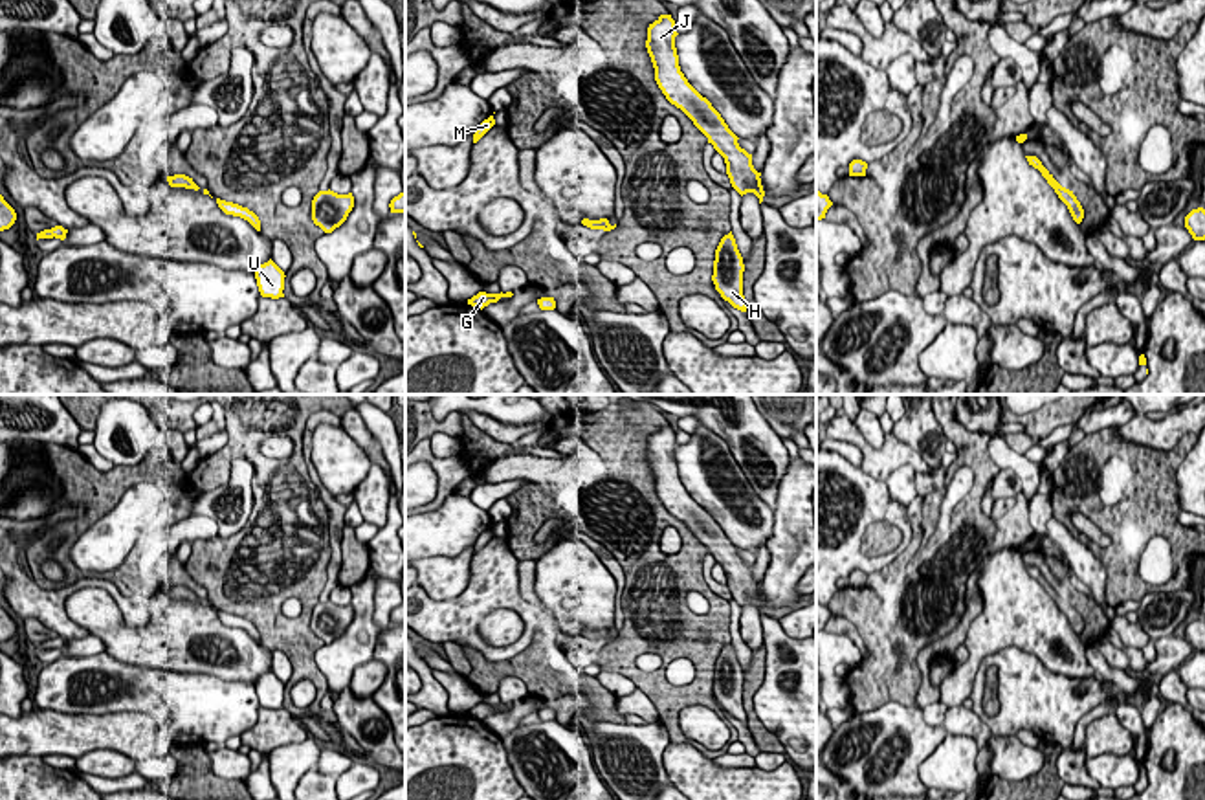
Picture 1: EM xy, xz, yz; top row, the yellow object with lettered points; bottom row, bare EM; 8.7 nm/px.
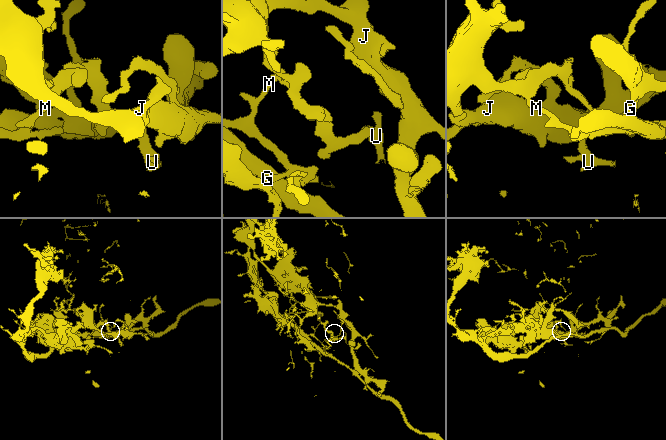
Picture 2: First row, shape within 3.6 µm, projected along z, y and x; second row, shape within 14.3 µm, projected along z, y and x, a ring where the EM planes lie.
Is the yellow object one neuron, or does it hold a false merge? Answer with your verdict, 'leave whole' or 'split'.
split

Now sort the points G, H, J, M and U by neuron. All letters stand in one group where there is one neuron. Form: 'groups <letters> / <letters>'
groups G H J M / U

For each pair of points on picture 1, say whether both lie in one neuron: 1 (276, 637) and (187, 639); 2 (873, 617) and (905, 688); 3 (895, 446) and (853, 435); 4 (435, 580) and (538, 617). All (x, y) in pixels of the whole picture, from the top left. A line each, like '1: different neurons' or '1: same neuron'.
1: different neurons
2: same neuron
3: same neuron
4: different neurons

